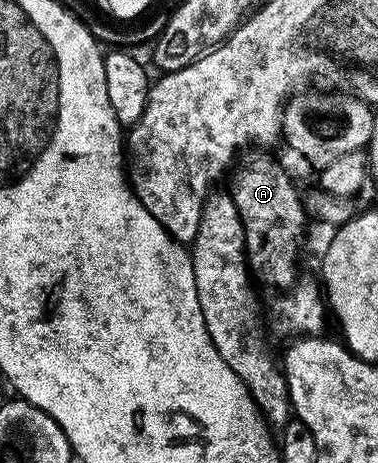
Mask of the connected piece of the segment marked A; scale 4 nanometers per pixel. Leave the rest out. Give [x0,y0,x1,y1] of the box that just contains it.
[229,150,309,289]

